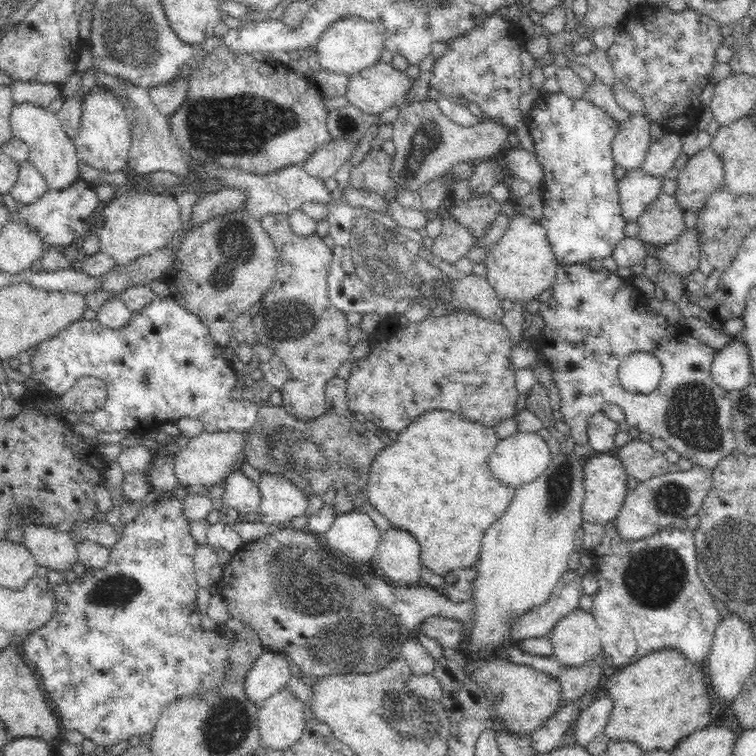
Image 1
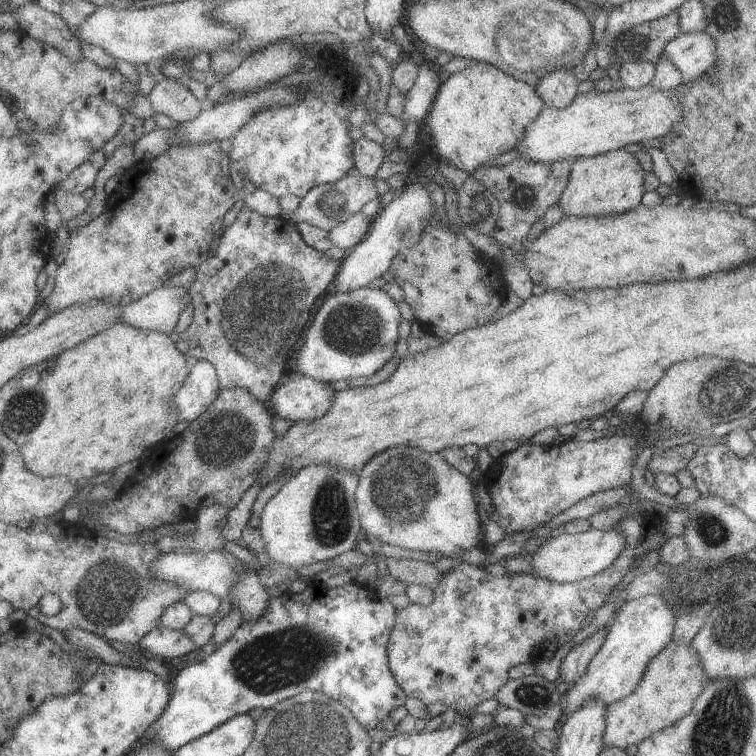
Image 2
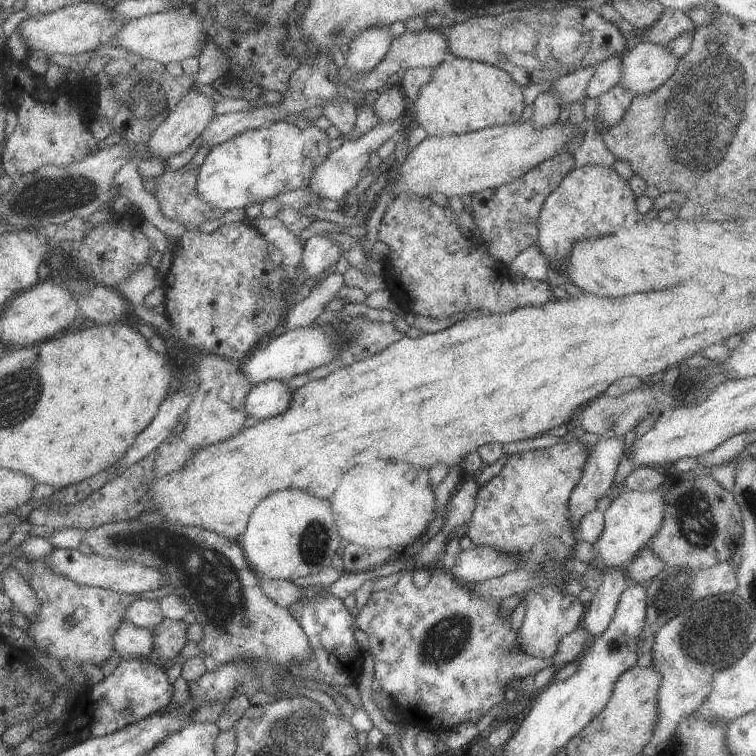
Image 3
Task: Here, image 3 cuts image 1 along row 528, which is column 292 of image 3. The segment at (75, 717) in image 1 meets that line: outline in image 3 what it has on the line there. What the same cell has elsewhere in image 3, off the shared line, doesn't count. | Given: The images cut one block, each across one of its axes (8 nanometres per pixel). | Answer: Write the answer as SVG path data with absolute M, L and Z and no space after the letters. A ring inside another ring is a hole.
M278 121L257 129L250 129L234 138L229 138L213 146L201 164L197 176L196 188L199 197L211 207L228 210L246 208L252 204L263 204L268 199L275 199L285 192L301 189L310 185L314 169L317 169L329 157L330 137L326 131L313 123L296 124Z

